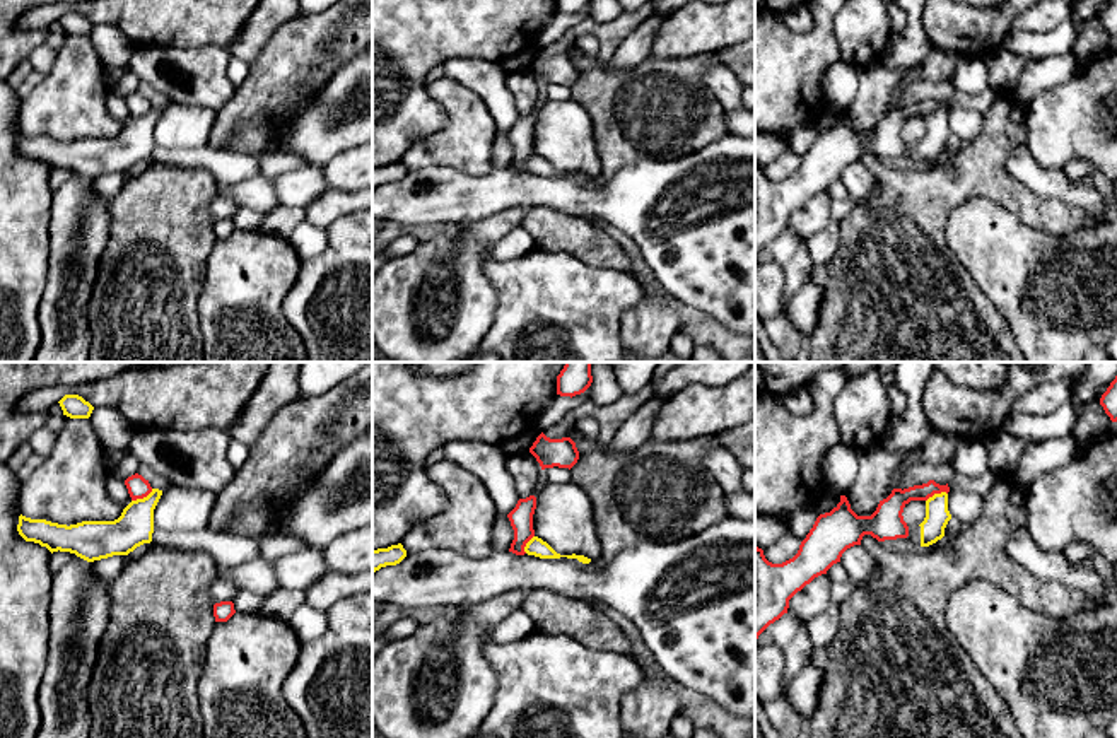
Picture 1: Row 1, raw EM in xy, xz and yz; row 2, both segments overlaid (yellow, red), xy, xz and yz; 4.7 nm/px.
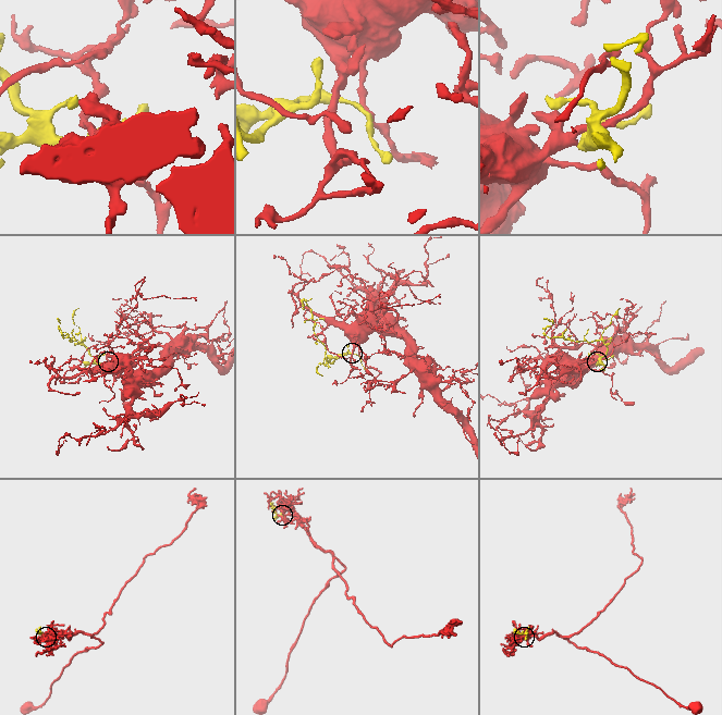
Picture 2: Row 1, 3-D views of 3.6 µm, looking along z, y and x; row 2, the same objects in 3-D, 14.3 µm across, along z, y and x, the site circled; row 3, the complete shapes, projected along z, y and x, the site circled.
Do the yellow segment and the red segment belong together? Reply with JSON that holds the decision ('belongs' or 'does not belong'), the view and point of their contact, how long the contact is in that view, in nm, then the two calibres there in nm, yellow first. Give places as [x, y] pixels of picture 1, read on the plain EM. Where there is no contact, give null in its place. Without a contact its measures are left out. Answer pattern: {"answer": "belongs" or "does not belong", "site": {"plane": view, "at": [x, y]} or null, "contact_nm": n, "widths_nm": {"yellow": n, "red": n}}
{"answer": "belongs", "site": {"plane": "xy", "at": [144, 115]}, "contact_nm": 120, "widths_nm": {"yellow": 170, "red": 100}}

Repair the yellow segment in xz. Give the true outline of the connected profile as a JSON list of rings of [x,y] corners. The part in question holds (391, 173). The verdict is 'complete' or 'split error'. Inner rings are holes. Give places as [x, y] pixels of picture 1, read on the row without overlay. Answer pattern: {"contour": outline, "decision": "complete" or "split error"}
{"contour": [[[401,161],[372,167],[372,191],[381,184],[400,181],[405,174],[406,167]]], "decision": "complete"}

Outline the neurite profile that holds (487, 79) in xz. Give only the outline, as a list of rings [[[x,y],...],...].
[[[459,56],[444,62],[441,68],[444,77],[459,82],[482,97],[497,132],[507,133],[516,125],[519,113],[507,89],[507,72],[500,62]]]

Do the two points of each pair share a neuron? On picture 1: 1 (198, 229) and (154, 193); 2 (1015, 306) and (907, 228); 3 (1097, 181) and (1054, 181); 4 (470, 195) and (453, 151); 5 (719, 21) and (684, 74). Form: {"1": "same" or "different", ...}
{"1": "same", "2": "different", "3": "same", "4": "different", "5": "different"}

